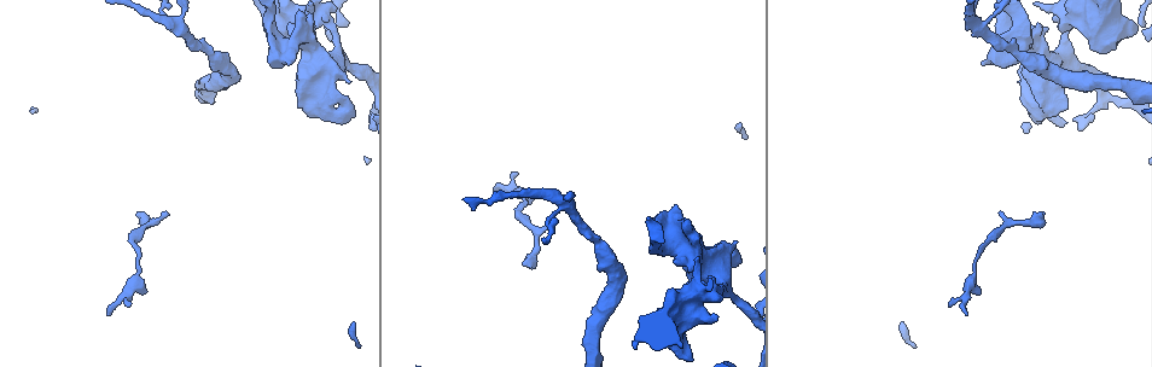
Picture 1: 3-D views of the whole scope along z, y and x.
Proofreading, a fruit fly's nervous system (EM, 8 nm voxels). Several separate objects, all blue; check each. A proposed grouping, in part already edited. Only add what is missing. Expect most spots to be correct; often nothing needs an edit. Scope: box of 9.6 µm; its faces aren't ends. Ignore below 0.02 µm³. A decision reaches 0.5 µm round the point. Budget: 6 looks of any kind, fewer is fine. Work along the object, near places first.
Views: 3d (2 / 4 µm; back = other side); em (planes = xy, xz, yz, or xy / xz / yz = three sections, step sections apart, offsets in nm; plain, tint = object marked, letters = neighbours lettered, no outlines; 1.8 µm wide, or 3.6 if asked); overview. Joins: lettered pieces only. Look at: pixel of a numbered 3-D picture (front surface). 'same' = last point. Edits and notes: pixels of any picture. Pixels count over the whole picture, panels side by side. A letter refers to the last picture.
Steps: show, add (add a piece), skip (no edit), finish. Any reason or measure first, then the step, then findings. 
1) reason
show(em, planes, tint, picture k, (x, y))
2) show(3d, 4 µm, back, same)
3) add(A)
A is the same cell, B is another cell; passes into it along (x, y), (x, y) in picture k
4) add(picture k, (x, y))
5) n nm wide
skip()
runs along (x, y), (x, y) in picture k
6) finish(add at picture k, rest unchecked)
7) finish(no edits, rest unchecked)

thin end
show(3d, 2 µm, picture 1, (1000, 213))

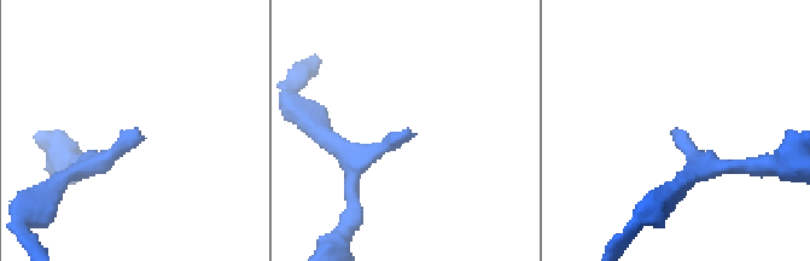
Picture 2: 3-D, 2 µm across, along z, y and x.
need the tissue
show(em, 3.6 µm, planes, letters, picture 2, (413, 135))

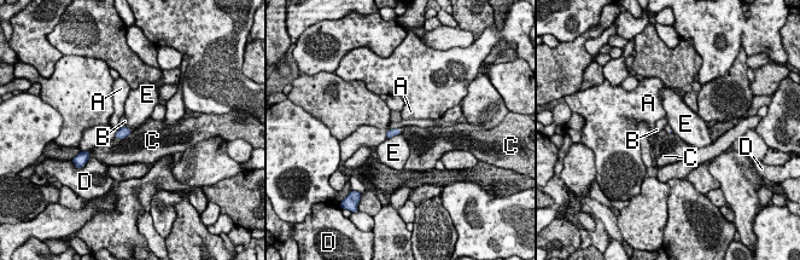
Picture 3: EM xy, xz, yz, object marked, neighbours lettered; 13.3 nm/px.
skip()
A, B, C, D and E are other cells; border along (132, 132), (122, 138), (115, 138) in picture 3; none of them fits

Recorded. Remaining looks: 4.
tapers out
show(em, yz, step 4, tint, picture 1, (129, 304))

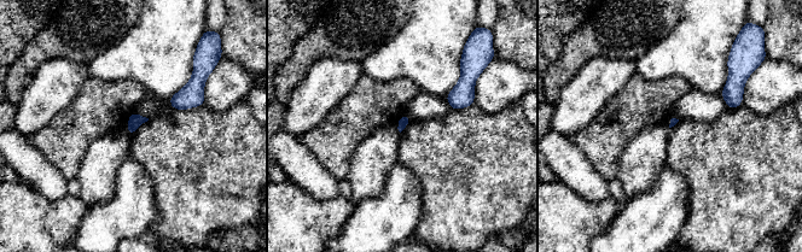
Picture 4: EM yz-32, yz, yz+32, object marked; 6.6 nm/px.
show(em, planes, letters, same)

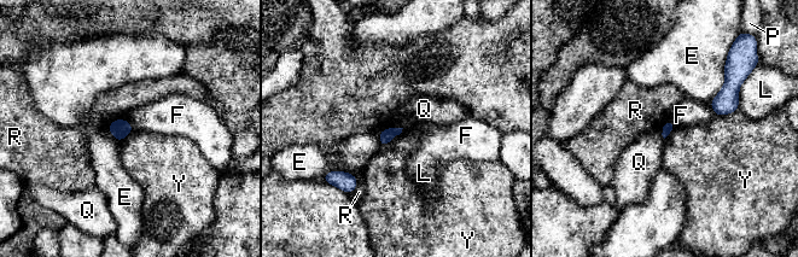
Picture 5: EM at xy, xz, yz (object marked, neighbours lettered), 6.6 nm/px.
skip()
E, F, L, P, Q, R and Y are other cells; none of them fits

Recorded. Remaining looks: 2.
show(3d, 2 µm, back, picture 1, (716, 317))

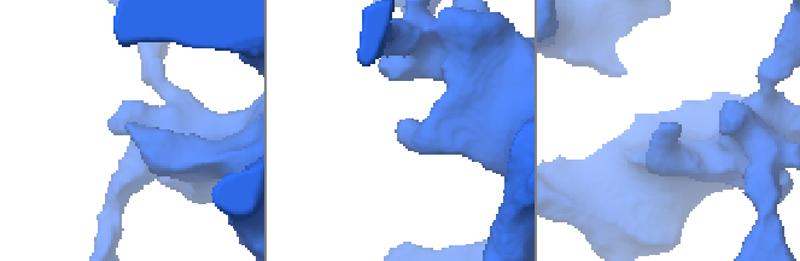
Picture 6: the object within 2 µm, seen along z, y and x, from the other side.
need the tissue
show(em, planes, letters, picture 6, (397, 124))

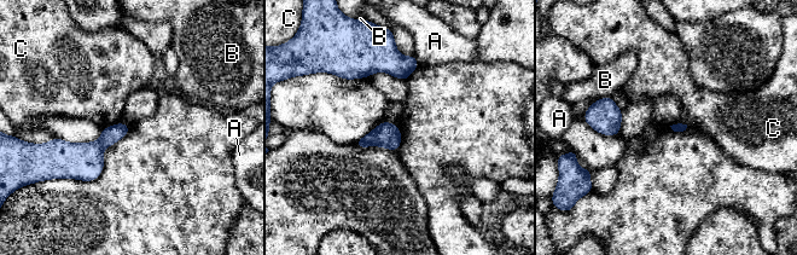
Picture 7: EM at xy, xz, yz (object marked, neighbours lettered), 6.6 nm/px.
skip()
A, B and C are other cells; border along (354, 143), (359, 148), (396, 151) in picture 7; no lettered piece goes on from it

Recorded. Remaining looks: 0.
finish(no edits, rest unchecked)

